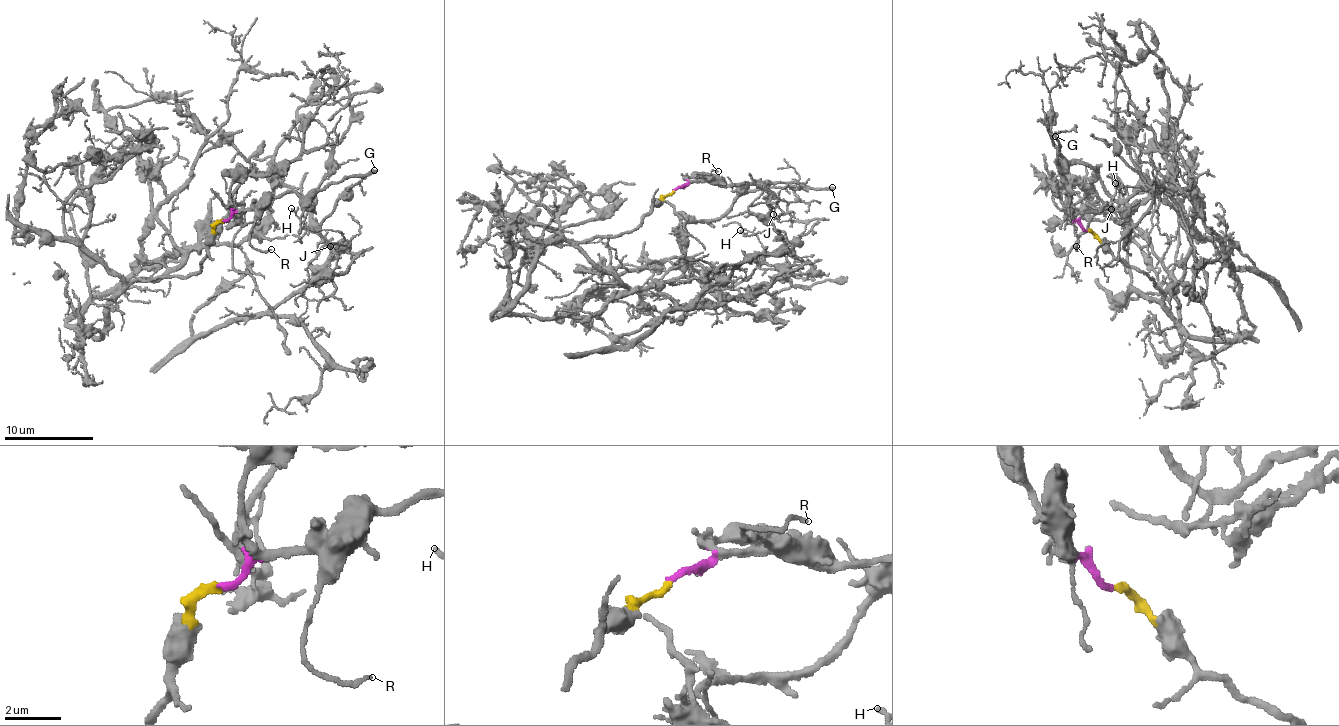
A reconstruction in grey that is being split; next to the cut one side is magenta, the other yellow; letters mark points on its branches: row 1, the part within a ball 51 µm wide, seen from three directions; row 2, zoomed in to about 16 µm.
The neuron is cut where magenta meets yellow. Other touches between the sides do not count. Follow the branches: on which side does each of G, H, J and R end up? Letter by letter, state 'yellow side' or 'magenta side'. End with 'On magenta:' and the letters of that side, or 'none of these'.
G: magenta side
H: yellow side
J: yellow side
R: magenta side
On magenta: G, R

